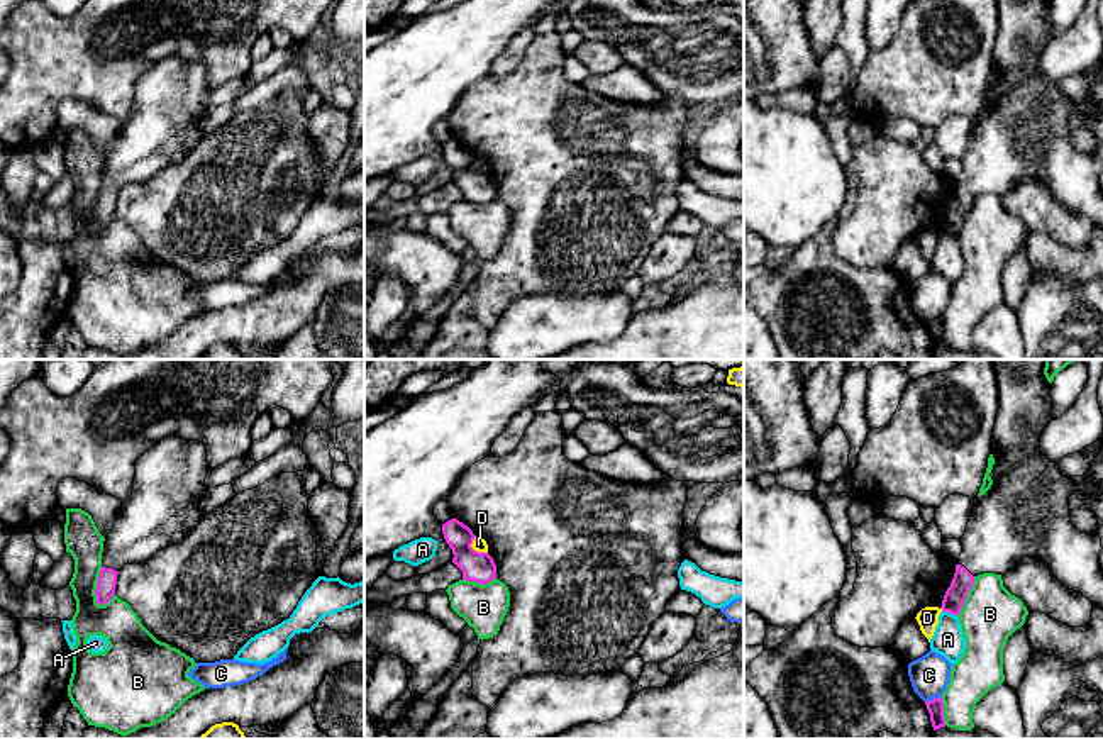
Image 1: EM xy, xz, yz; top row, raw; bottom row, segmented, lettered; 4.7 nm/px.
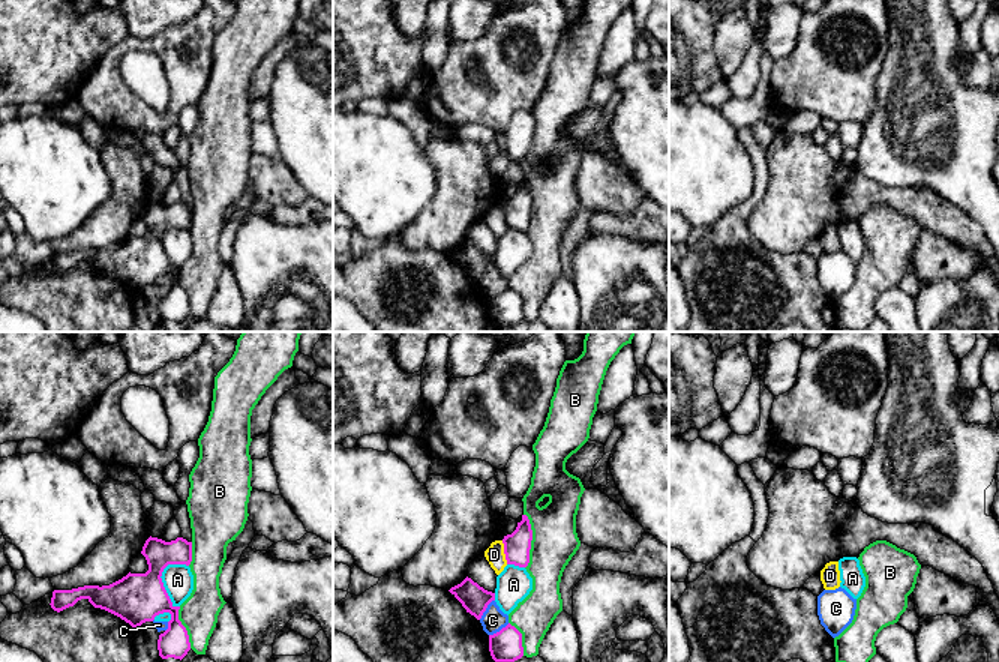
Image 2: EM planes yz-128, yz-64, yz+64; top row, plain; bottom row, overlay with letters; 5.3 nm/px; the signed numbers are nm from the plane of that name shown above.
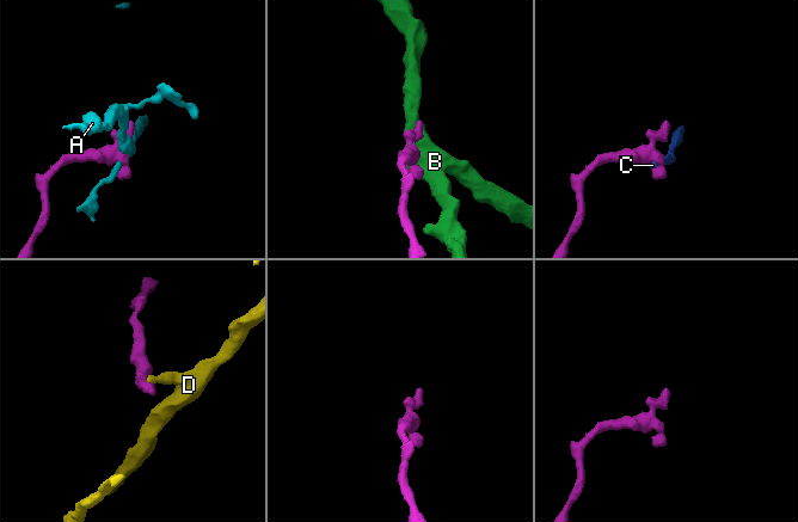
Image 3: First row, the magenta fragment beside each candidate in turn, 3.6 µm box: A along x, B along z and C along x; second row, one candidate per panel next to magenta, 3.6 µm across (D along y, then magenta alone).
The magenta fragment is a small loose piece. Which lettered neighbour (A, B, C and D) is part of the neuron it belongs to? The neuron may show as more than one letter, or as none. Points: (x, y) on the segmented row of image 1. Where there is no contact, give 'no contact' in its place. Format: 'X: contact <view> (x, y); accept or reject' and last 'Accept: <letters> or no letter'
A: contact yz (949, 612); reject
B: contact xy (97, 587); reject
C: contact yz (934, 699); reject
D: contact xz (473, 550); reject
Accept: no letter

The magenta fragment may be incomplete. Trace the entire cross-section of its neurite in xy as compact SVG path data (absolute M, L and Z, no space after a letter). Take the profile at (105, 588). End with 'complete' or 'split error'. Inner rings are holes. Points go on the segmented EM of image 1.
M176 436L164 437L139 458L132 495L122 502L117 520L103 541L102 570L95 590L98 605L112 600L117 575L125 564L139 564L166 546L176 544L202 520L198 502L207 493L208 471L205 444Z; split error

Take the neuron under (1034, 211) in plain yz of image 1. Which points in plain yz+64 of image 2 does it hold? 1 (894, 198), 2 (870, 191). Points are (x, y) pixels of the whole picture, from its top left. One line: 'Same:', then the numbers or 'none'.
Same: 1, 2

